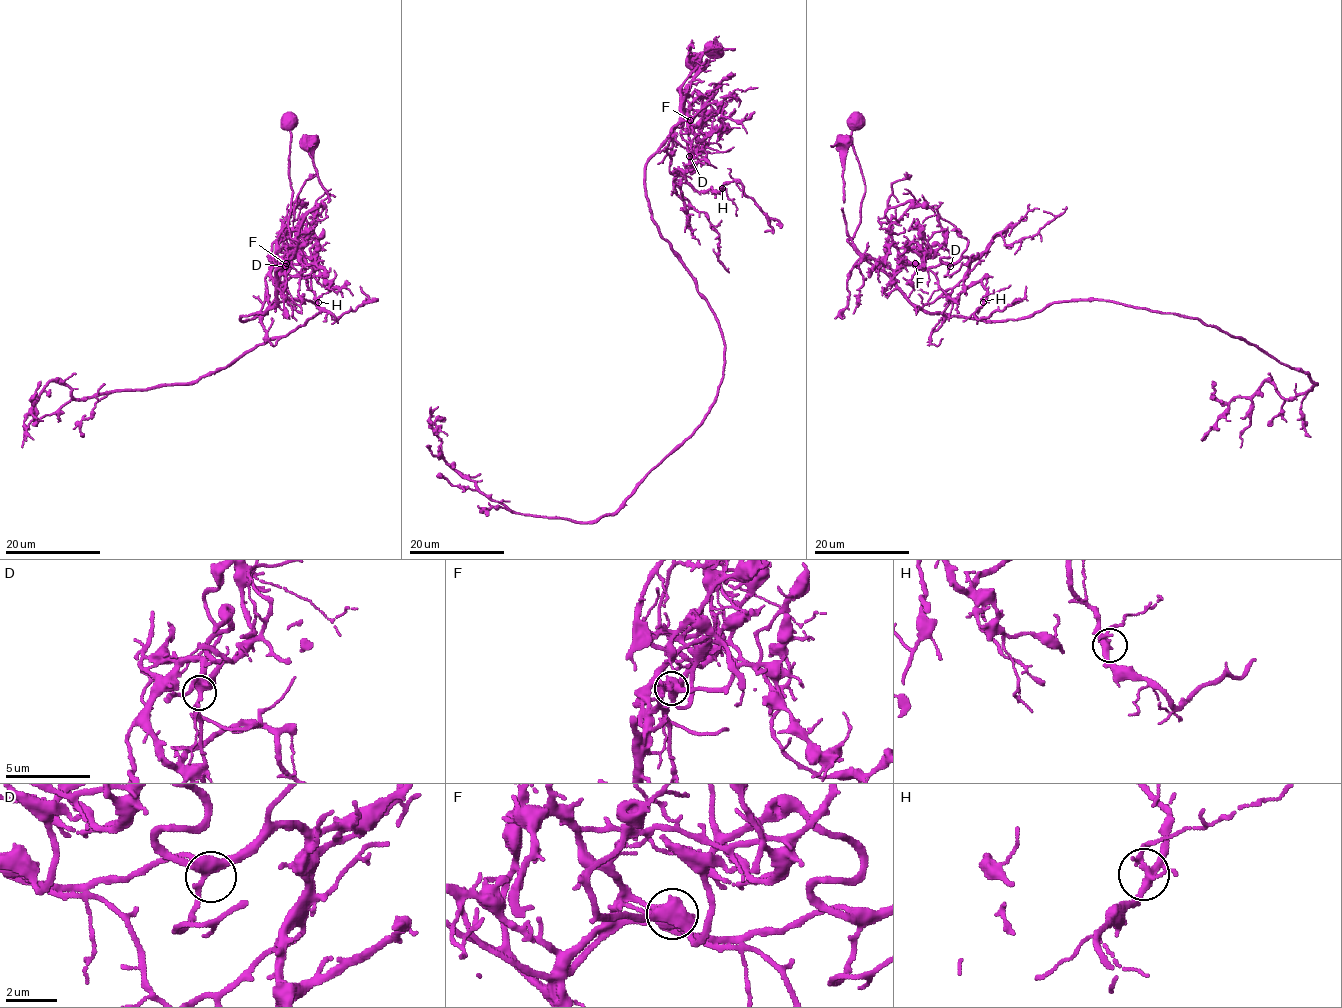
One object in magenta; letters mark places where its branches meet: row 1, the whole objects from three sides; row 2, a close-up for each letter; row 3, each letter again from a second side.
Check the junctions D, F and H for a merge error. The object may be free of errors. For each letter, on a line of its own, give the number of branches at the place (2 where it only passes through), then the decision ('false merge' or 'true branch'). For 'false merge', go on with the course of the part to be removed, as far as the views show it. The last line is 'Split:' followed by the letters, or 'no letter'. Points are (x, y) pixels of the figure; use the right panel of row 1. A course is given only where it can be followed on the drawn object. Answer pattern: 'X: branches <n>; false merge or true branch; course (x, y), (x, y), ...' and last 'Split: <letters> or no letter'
D: branches 4; true branch
F: branches 4; false merge; course (915, 264), (936, 245), (949, 253), (947, 264), (891, 274), (855, 247), (842, 212), (838, 134)
H: branches 4; true branch
Split: F

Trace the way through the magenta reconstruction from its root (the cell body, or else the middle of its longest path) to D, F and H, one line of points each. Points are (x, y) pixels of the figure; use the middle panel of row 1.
D: (693, 59), (695, 70), (694, 60), (701, 62), (683, 100), (683, 114), (696, 126), (698, 148), (689, 156)
F: (693, 59), (695, 56), (695, 70), (694, 60), (698, 56), (701, 62), (683, 100), (683, 114), (690, 120)
H: (693, 59), (695, 70), (694, 60), (701, 60), (681, 87), (669, 171), (680, 169), (699, 192), (722, 188)

